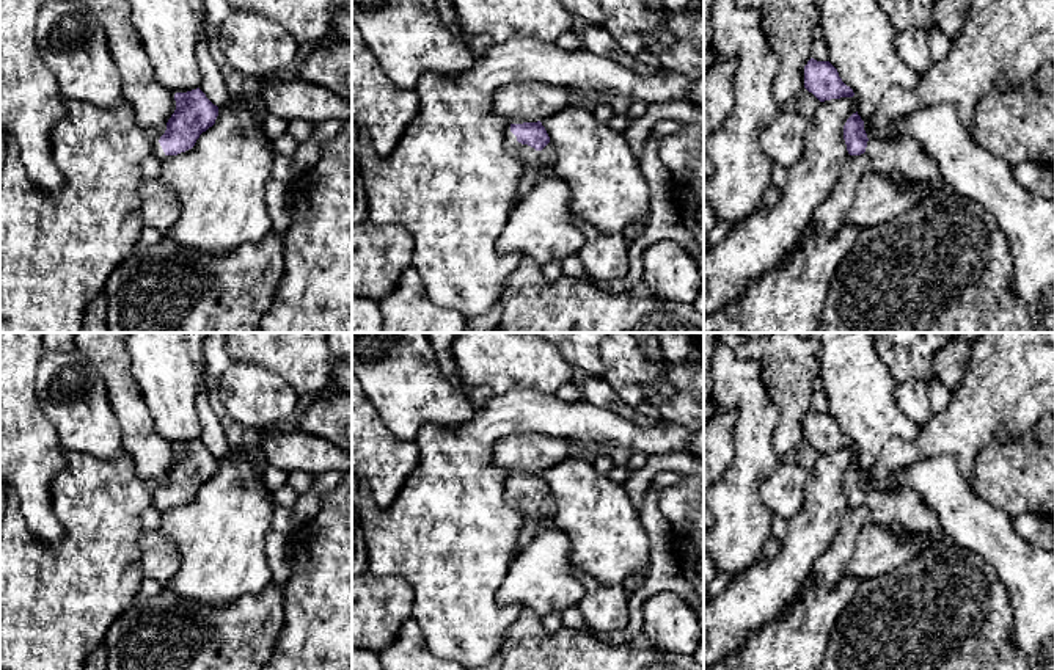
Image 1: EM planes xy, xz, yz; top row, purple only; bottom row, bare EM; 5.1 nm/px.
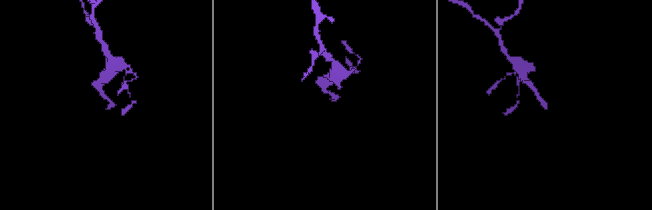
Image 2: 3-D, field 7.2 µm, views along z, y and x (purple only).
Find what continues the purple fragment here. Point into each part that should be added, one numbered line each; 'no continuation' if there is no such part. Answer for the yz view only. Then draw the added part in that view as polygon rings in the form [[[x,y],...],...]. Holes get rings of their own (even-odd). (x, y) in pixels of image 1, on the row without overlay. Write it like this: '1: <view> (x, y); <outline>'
1: yz (903, 507); [[[911,490],[869,491],[864,504],[870,521],[878,526],[900,524],[914,533],[942,535],[942,526],[936,513]]]

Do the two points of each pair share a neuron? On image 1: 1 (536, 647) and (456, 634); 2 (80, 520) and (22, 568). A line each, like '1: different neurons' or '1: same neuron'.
1: different neurons
2: same neuron

